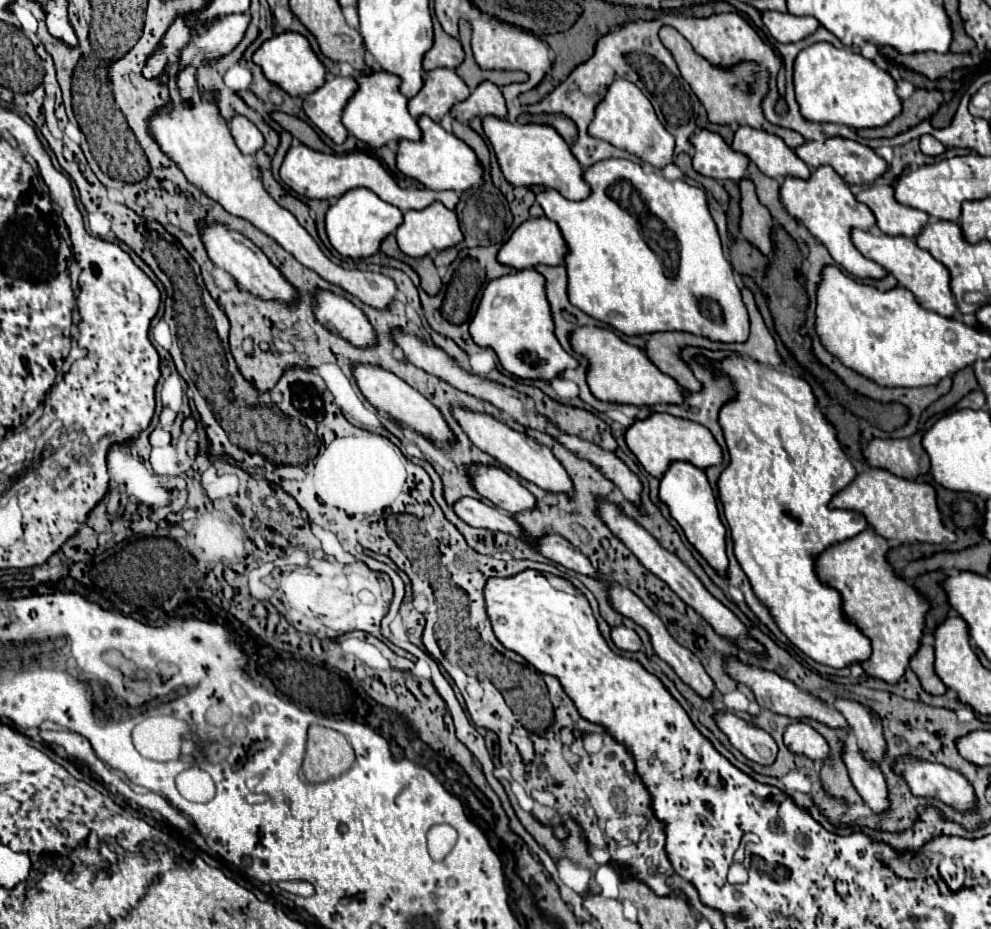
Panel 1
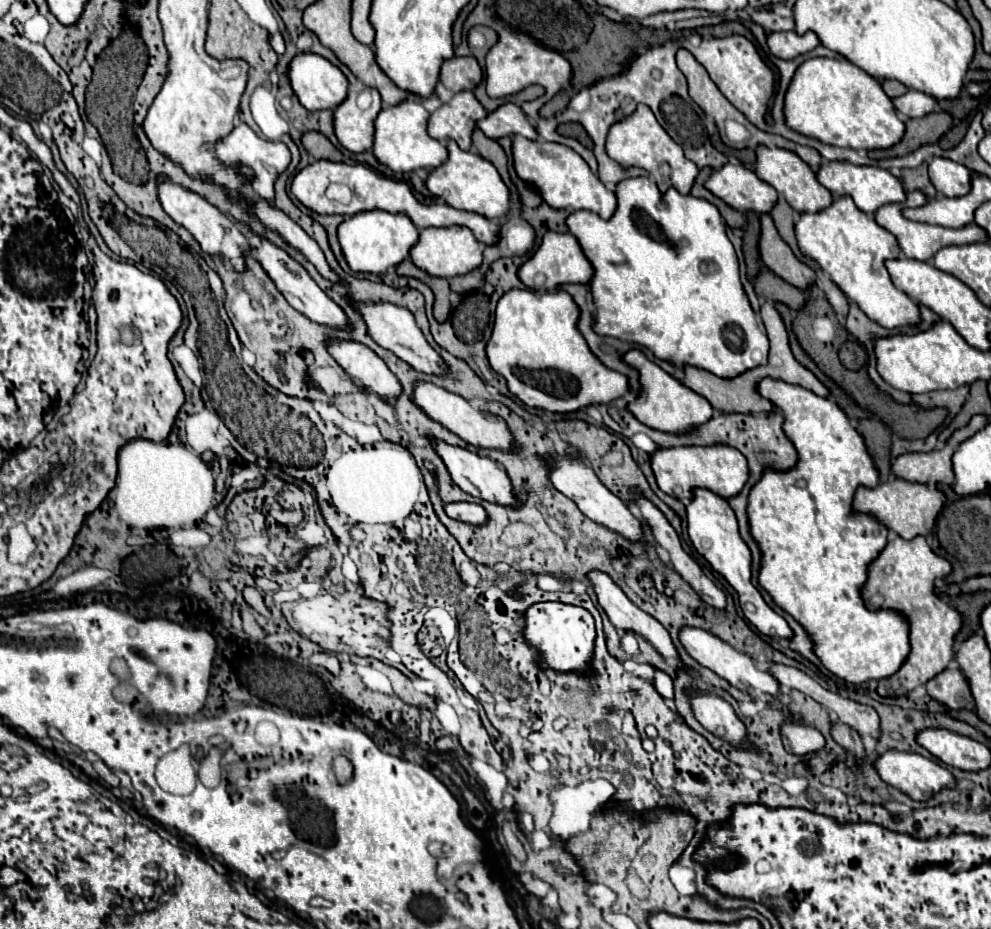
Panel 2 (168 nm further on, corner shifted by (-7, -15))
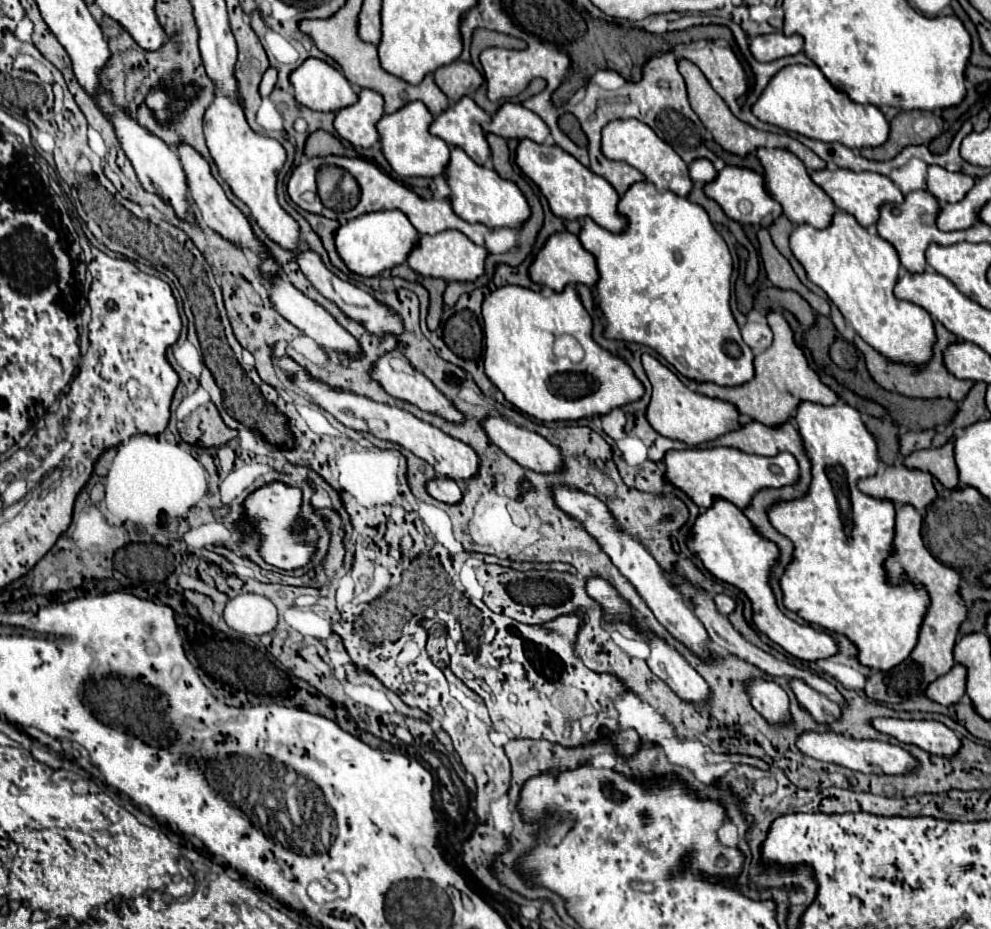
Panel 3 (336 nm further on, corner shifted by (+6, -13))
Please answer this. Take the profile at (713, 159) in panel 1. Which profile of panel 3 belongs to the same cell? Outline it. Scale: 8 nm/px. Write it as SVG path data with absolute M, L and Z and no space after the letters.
M725 166L723 170L717 172L717 178L713 182L705 184L705 194L711 200L715 200L729 218L733 218L739 224L761 224L763 218L767 216L775 218L781 214L781 206L771 198L769 192L765 192L763 176L747 168Z

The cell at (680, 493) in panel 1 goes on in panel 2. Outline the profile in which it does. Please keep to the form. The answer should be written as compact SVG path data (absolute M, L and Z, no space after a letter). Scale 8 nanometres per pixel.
M694 490L694 498L692 502L686 506L688 510L688 534L690 540L694 544L694 548L710 562L710 566L720 572L728 584L740 594L740 604L742 606L752 606L754 610L746 610L746 618L766 636L772 634L772 630L776 632L776 636L780 640L790 640L794 636L792 628L788 626L788 622L784 620L784 616L780 616L778 612L774 612L766 600L762 598L760 590L752 584L752 552L748 548L748 544L742 540L740 530L738 530L738 520L734 510L730 508L728 500L710 492L710 490Z

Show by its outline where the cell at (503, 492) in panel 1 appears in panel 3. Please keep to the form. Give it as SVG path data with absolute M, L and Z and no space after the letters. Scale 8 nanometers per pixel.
M283 354L277 356L277 366L279 366L281 372L293 376L291 382L299 390L309 394L315 404L319 404L321 408L331 412L341 424L345 424L349 428L355 428L355 430L369 432L369 434L373 434L377 438L401 444L403 448L407 448L415 456L419 456L425 462L429 462L435 468L437 476L441 476L441 478L449 478L449 480L459 482L459 480L471 480L473 476L477 476L481 460L479 460L477 452L471 446L463 444L461 440L455 440L455 438L447 436L445 432L441 432L439 428L435 428L435 426L431 426L427 422L421 422L419 418L409 414L407 410L401 410L401 408L395 408L395 406L387 406L387 404L379 404L379 402L373 402L373 400L369 400L365 396L357 396L357 394L351 394L351 392L331 390L325 384L311 380L301 366L297 366L291 358L287 358Z

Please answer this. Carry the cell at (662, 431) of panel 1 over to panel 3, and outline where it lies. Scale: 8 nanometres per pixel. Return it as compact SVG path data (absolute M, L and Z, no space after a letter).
M687 448L687 450L669 450L663 458L665 464L665 482L685 492L699 508L711 506L711 498L719 496L735 504L737 508L745 508L751 496L761 488L779 488L791 484L799 476L799 466L795 458L787 452L777 456L755 456L745 454L735 448Z

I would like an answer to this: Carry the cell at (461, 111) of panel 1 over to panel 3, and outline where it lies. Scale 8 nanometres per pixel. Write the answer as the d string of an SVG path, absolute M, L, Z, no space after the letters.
M505 102L493 114L487 130L503 138L529 138L539 144L549 136L549 128L537 114L523 108L521 104L511 102Z

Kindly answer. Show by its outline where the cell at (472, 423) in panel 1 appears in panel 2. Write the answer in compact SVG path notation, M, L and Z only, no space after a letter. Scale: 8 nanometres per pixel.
M416 380L414 382L414 394L412 400L416 406L420 406L432 420L440 422L444 428L448 428L450 432L458 434L462 440L466 440L472 446L478 448L498 448L498 450L512 450L512 434L506 426L506 422L494 414L488 412L480 412L474 410L472 406L468 406L468 402L458 396L448 392L442 386L436 386L432 382L424 382L424 380Z

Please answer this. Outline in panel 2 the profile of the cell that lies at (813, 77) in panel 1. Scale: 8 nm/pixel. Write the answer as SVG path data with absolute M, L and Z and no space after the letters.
M810 58L802 62L784 96L784 118L786 126L834 146L848 146L852 150L878 150L898 144L904 136L904 122L898 118L892 100L884 94L878 80L868 76L862 68L856 68L848 60L834 58Z

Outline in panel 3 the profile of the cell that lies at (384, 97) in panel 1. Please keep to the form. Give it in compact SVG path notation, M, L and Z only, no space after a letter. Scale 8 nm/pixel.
M409 102L407 106L399 108L393 114L383 114L383 118L377 122L383 156L399 176L441 176L443 174L449 162L449 148L441 138L429 134L431 122L433 116L429 114L423 102Z

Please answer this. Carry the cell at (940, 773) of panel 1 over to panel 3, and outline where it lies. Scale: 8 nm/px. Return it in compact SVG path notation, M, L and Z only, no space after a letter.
M805 732L803 736L799 736L797 746L803 754L823 760L823 762L835 762L839 766L845 766L849 770L855 772L863 772L863 774L887 774L887 776L901 776L907 772L915 772L919 762L901 746L891 746L889 742L881 742L881 740L853 740L841 734L833 734L833 732Z

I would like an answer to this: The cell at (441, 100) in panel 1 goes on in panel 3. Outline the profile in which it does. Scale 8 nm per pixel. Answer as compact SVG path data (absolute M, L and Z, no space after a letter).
M463 96L431 122L429 132L449 146L461 148L477 164L485 164L489 160L489 146L483 128L473 116L475 110L479 110L479 106L469 96Z

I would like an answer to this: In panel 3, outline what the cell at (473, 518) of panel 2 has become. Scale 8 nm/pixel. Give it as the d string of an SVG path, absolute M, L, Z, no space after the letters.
M435 478L427 484L427 492L439 500L439 502L445 502L445 504L459 504L463 500L463 494L459 490L459 486L453 482L453 480L447 480L447 478Z

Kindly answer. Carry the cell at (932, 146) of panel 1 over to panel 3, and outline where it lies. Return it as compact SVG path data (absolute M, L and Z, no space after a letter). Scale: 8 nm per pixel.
M927 166L927 190L939 202L959 202L975 180L963 172L949 172L941 166Z

